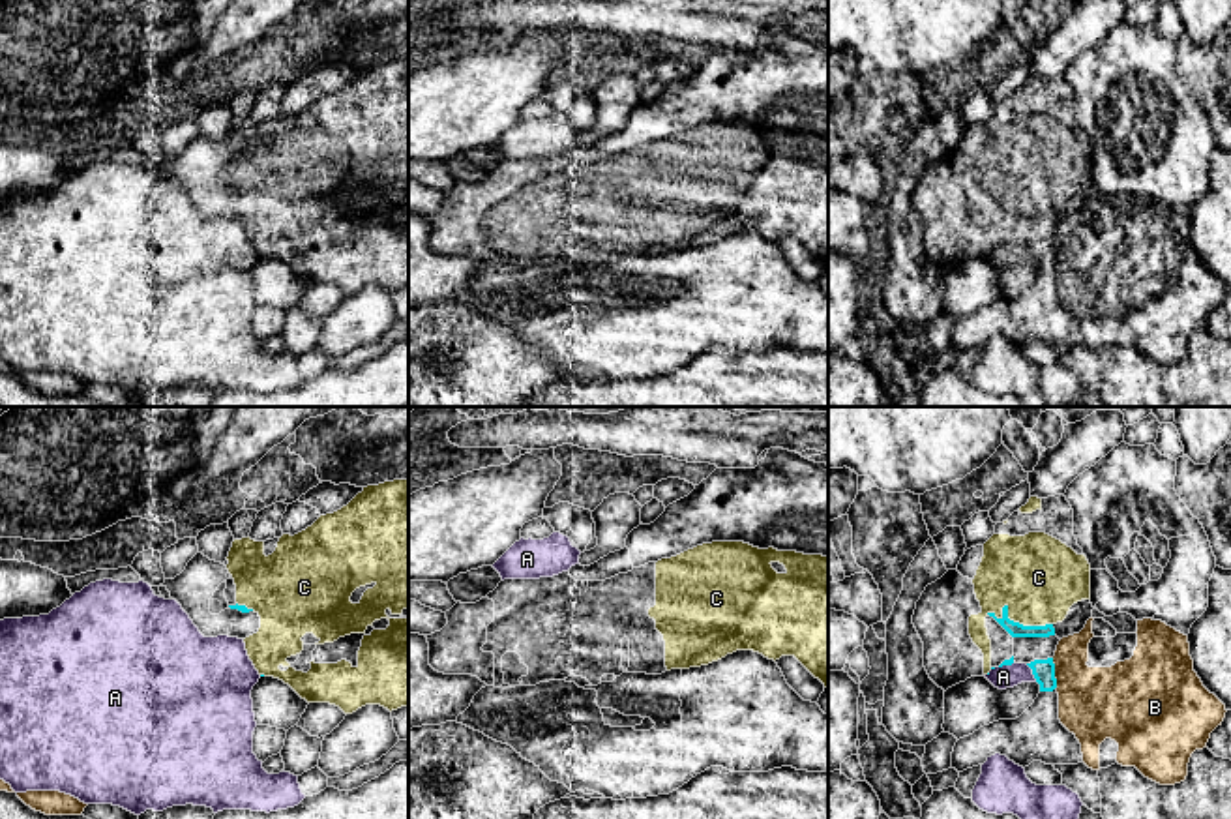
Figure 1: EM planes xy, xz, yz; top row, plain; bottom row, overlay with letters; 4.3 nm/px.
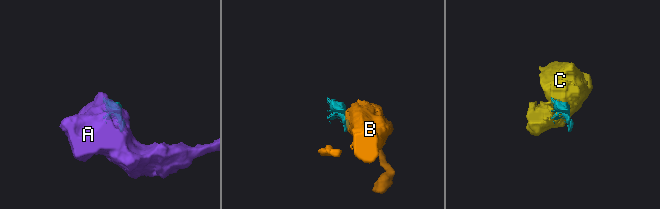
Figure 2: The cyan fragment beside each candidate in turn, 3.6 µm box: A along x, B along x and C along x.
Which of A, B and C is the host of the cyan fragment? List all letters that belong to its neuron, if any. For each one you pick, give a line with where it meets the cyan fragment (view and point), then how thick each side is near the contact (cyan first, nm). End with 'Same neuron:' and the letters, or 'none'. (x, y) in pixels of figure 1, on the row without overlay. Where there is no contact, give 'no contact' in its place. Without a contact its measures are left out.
C: meets cyan in yz at (1012, 201); 60 nm thick on the cyan side, 360 nm on the other
Same neuron: C

